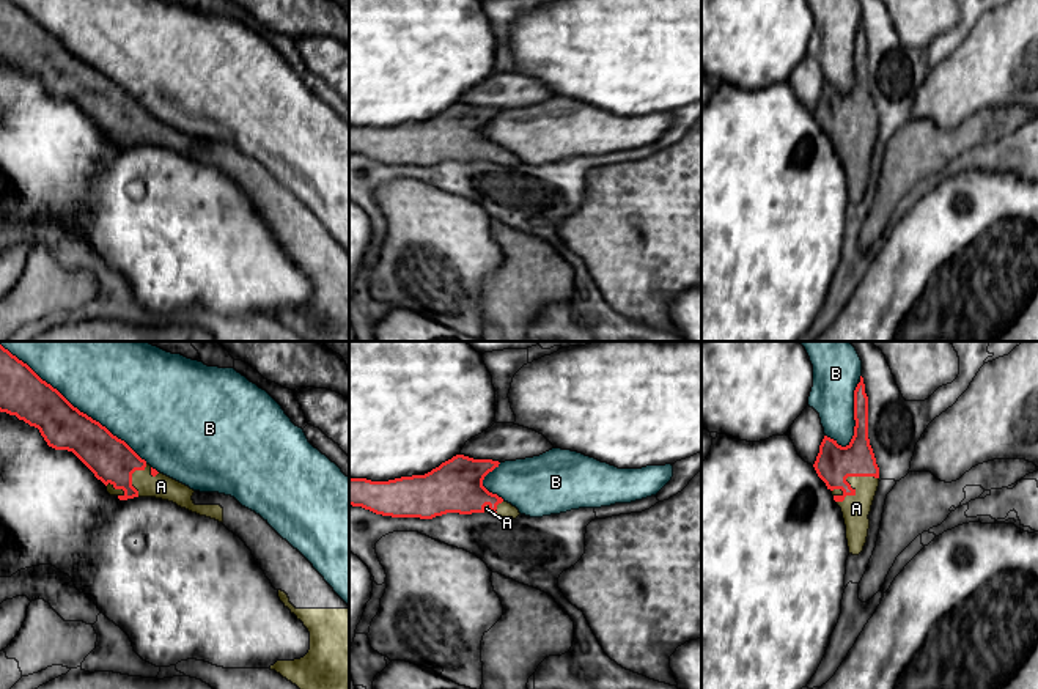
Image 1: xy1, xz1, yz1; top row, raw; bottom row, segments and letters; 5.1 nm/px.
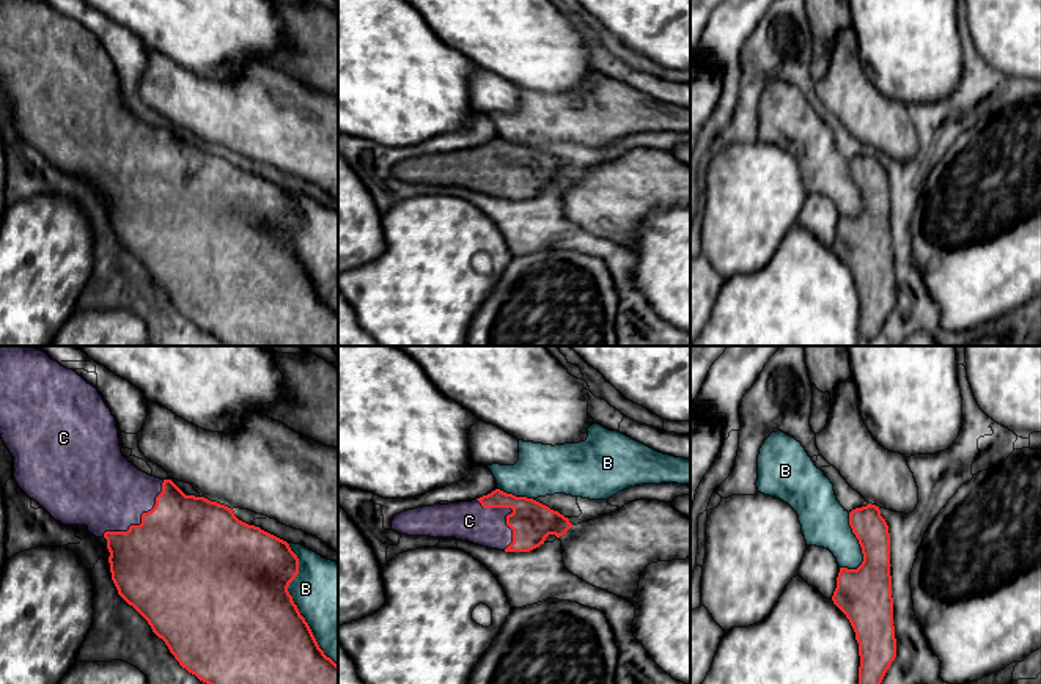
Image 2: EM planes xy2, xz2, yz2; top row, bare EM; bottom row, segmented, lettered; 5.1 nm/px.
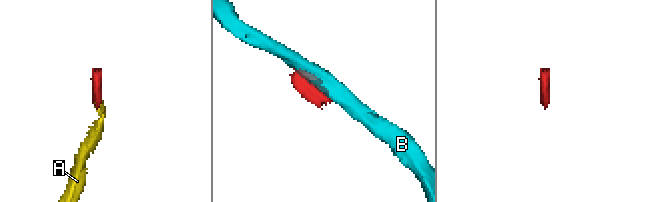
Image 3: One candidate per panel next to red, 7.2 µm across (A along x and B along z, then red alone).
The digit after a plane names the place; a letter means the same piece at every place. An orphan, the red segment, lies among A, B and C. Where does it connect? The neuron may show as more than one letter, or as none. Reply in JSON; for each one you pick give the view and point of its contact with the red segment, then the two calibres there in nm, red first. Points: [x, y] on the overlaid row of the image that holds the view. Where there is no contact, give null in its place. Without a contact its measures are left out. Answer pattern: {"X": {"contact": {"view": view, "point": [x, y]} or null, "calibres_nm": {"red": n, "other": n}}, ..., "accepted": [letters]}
{"A": {"contact": {"view": "yz1", "point": [846, 477]}, "calibres_nm": {"red": 190, "other": 140}}, "C": {"contact": {"view": "xy2", "point": [142, 519]}, "calibres_nm": {"red": 500, "other": 400}}, "accepted": ["A", "C"]}

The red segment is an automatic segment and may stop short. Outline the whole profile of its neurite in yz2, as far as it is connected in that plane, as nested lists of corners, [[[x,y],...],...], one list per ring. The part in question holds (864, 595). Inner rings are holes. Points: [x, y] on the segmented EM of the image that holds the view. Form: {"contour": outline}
{"contour": [[[876,505],[855,508],[849,513],[849,525],[862,547],[863,561],[857,569],[840,568],[833,604],[846,615],[859,643],[859,684],[881,684],[896,657],[893,626],[893,598],[890,576],[890,533]]]}

